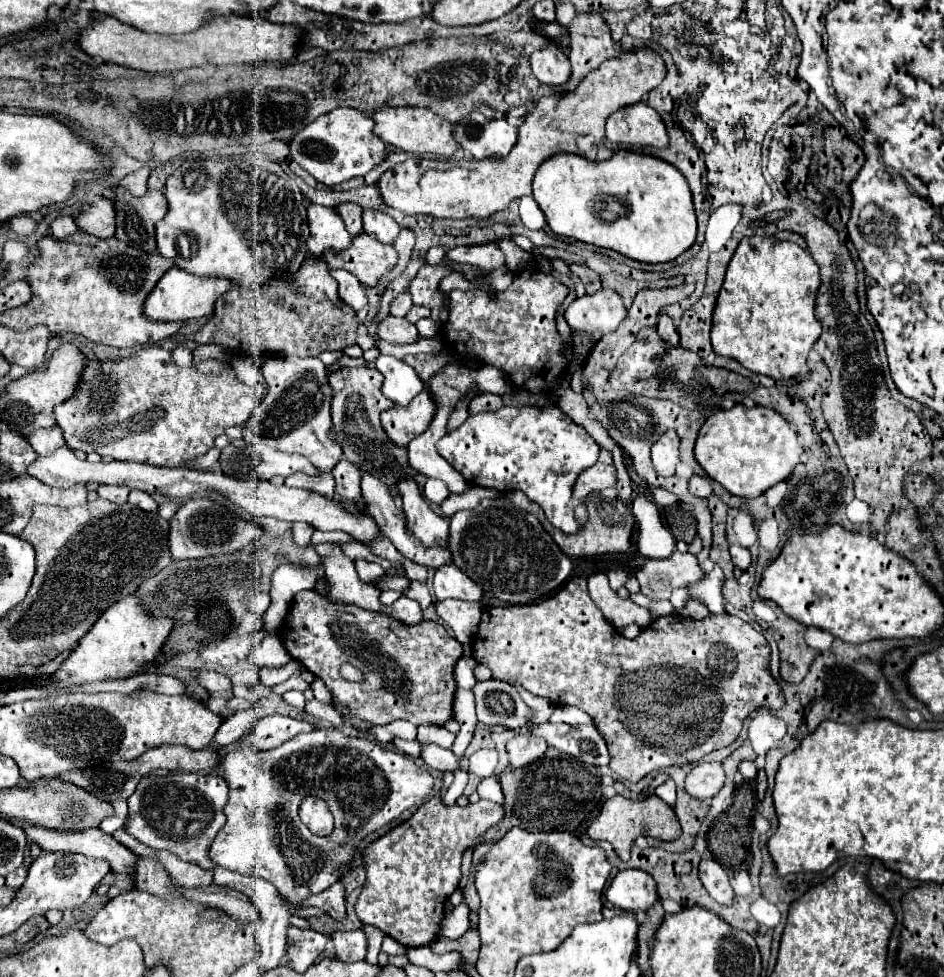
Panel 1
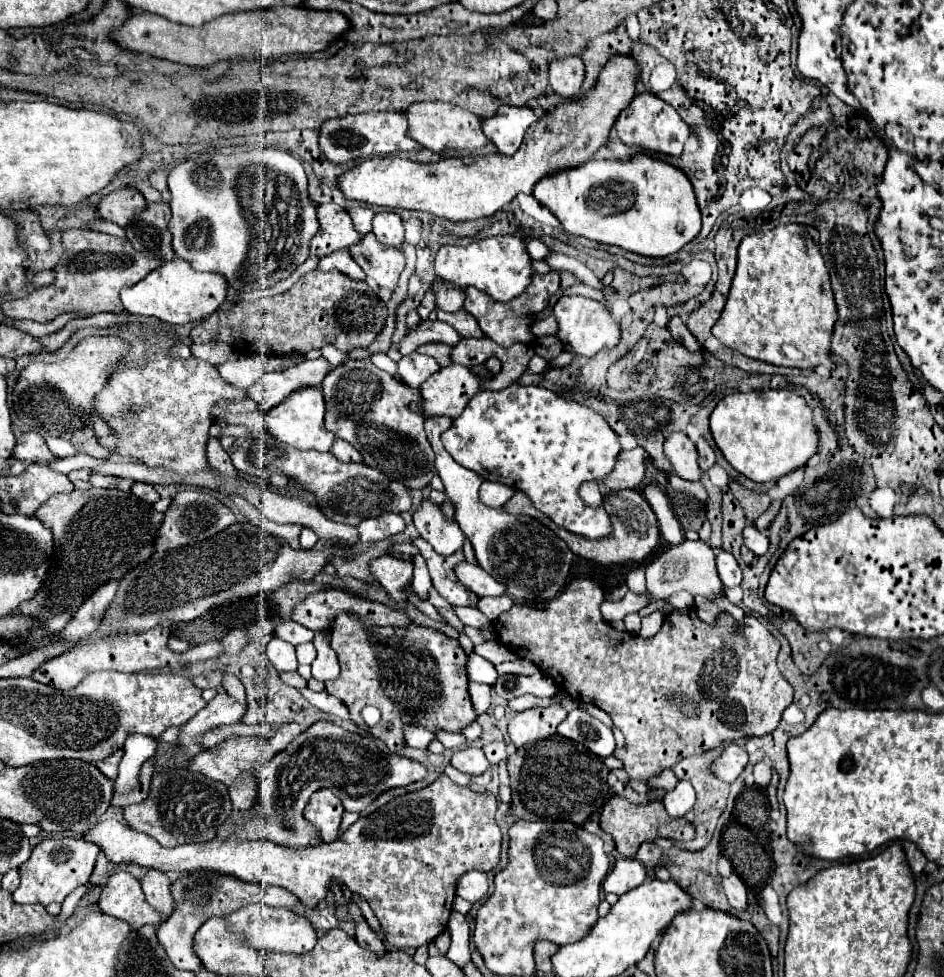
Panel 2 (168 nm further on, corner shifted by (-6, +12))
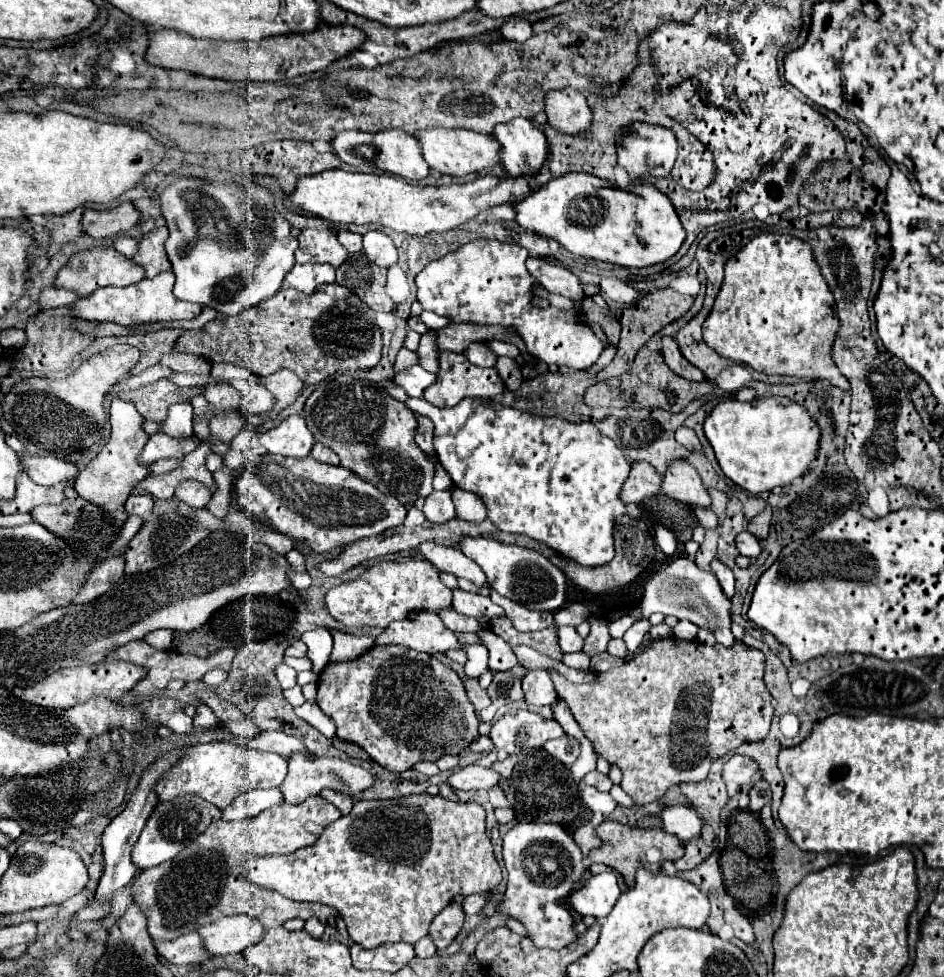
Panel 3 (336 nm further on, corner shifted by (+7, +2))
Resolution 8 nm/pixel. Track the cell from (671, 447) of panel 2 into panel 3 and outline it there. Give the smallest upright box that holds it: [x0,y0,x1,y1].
[662,460,712,508]

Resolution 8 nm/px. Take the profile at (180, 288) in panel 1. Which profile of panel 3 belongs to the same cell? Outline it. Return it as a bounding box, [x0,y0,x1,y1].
[74,272,200,326]

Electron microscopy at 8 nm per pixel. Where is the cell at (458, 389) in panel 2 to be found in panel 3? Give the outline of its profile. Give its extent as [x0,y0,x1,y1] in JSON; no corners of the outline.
[424,352,506,408]

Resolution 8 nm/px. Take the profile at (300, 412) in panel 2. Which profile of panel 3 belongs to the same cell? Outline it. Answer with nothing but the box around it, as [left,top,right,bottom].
[258,414,314,458]

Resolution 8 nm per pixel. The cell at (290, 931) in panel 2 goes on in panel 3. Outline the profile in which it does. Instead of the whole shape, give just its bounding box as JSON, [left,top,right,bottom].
[198,916,264,956]

